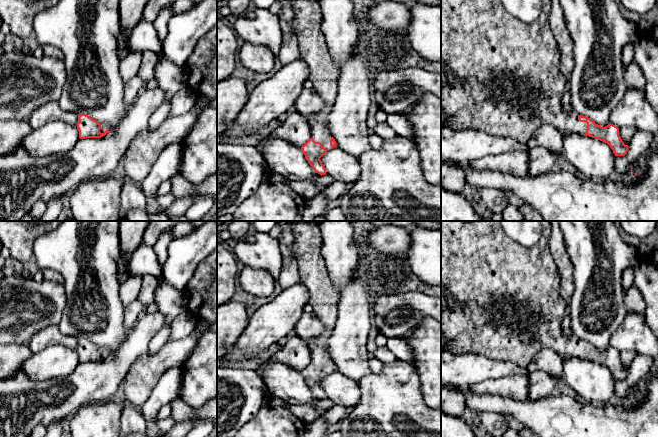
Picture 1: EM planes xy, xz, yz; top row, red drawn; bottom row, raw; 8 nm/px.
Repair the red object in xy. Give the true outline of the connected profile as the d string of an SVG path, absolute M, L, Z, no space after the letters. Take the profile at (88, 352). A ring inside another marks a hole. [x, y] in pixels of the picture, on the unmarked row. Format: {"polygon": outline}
{"polygon": "M86 338L78 339L77 352L79 355L79 362L101 362L109 357L109 353L92 343Z"}

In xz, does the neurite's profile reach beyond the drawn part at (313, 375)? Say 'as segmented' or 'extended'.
extended

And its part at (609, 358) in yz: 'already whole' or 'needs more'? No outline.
needs more

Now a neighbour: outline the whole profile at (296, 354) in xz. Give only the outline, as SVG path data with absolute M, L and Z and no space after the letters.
M294 335L281 350L270 357L270 361L280 362L294 370L302 371L311 362L312 356L308 343Z

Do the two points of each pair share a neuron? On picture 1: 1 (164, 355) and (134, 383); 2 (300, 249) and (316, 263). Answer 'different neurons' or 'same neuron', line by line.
1: same neuron
2: same neuron

